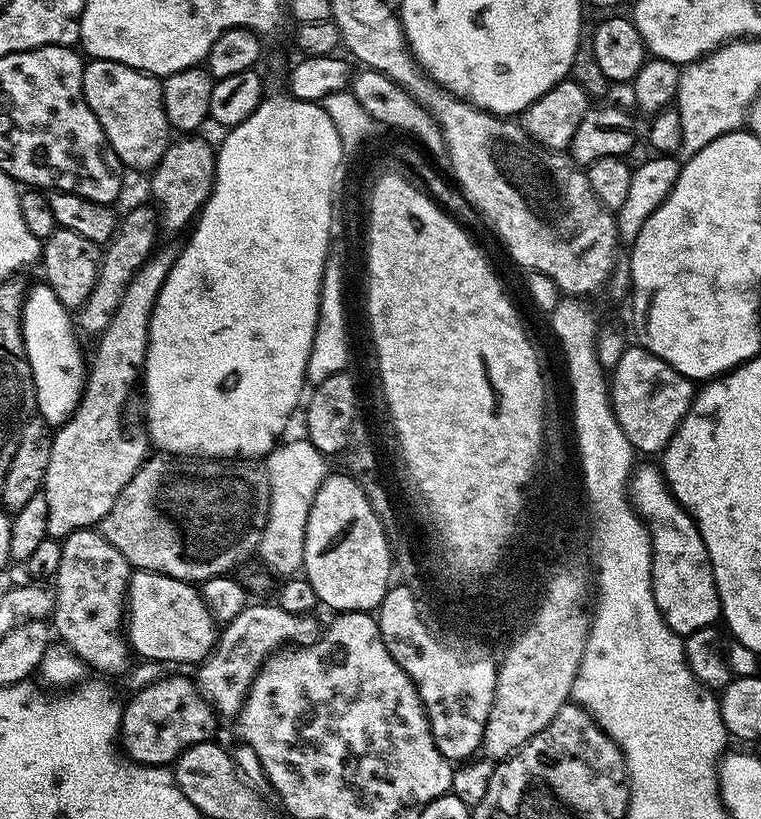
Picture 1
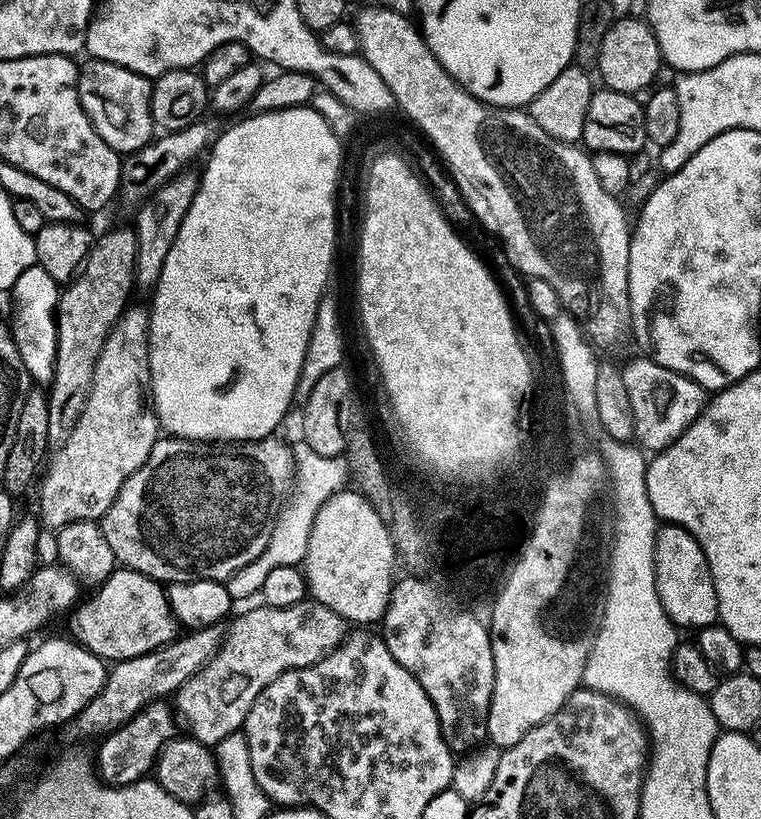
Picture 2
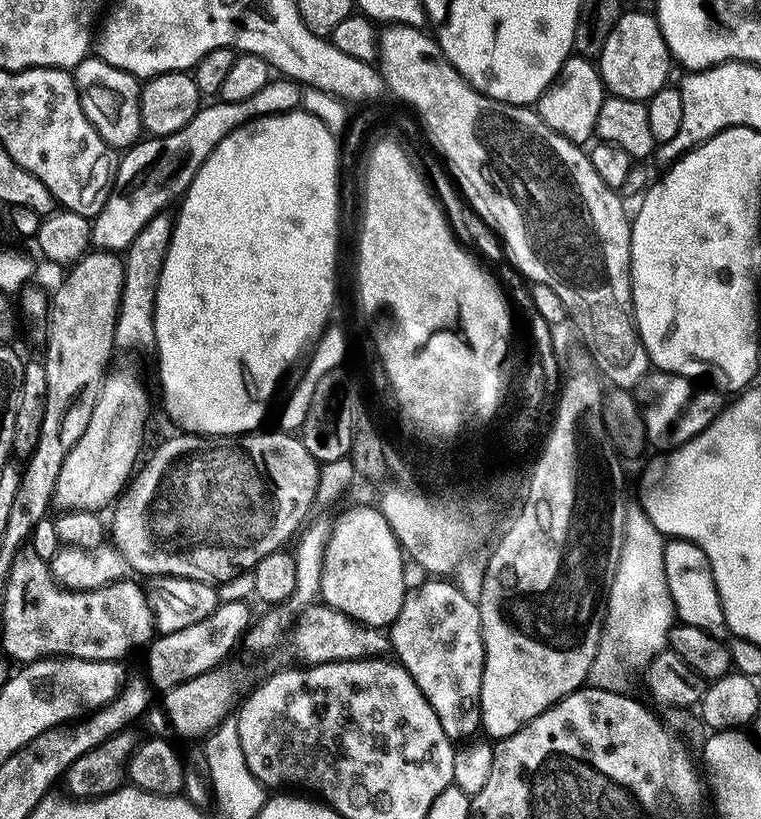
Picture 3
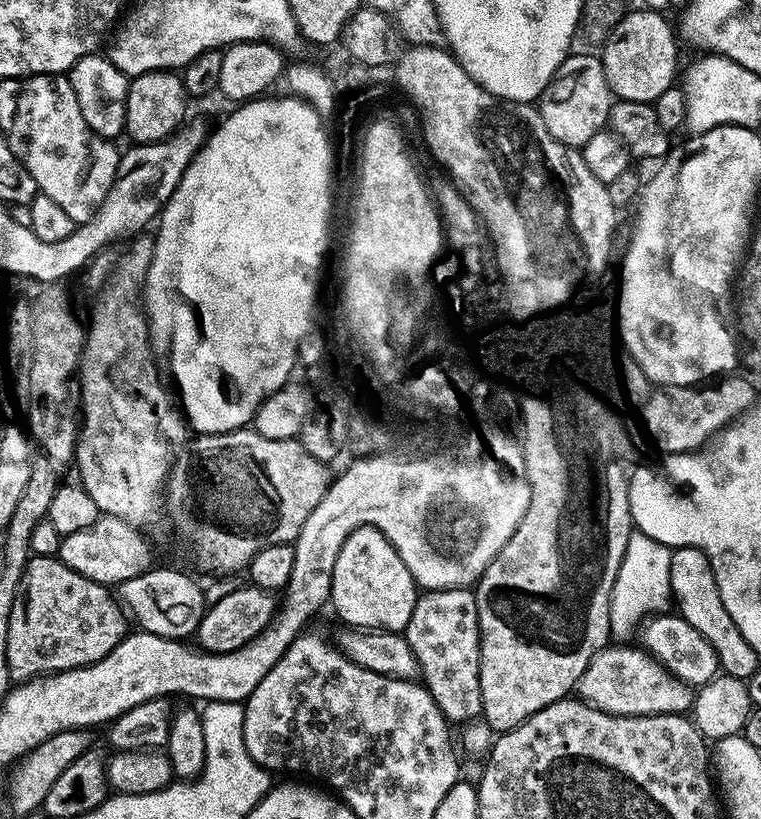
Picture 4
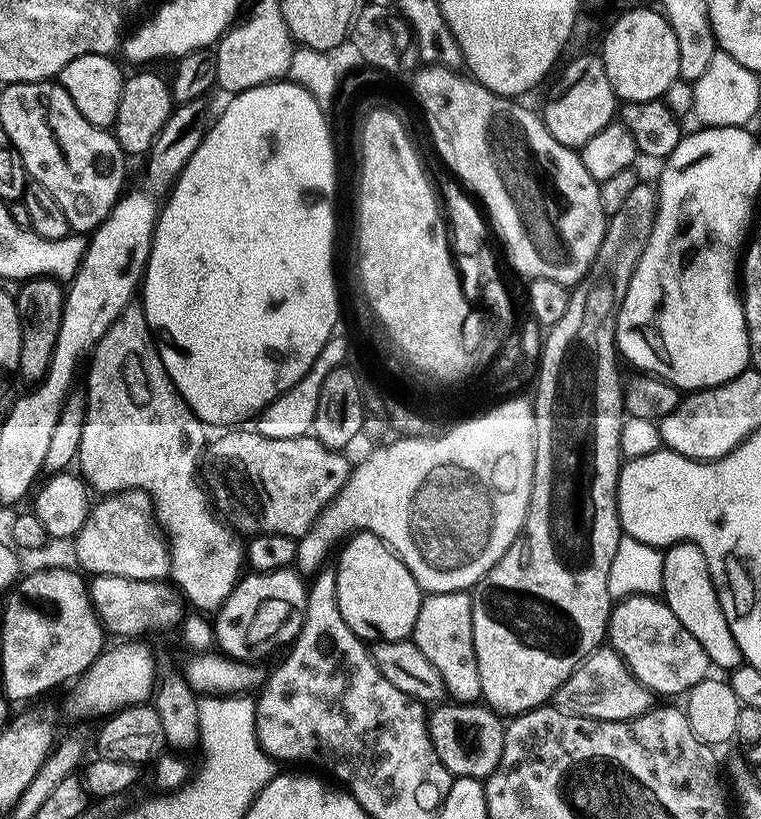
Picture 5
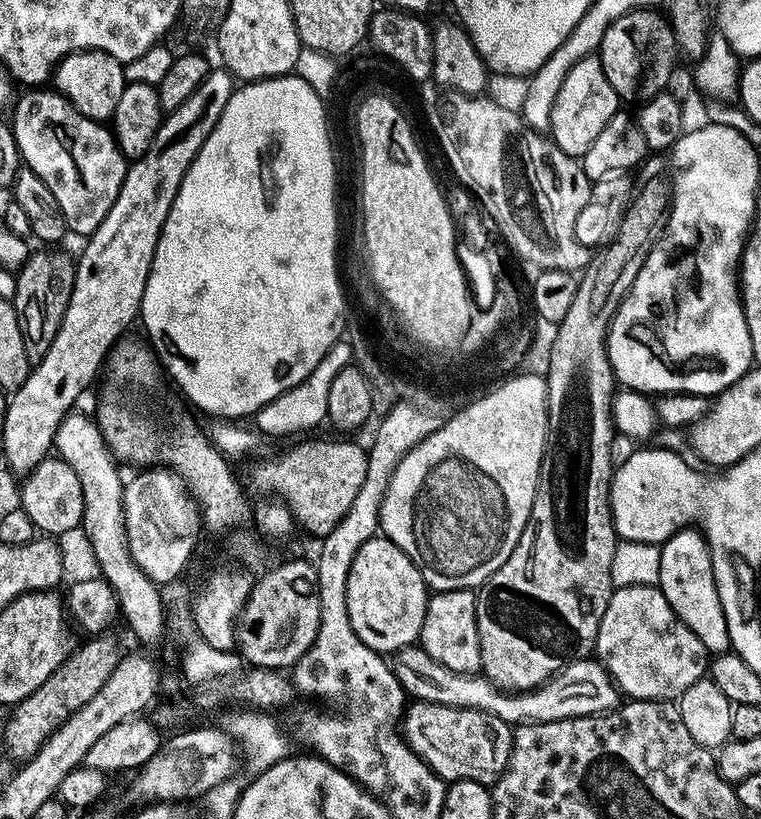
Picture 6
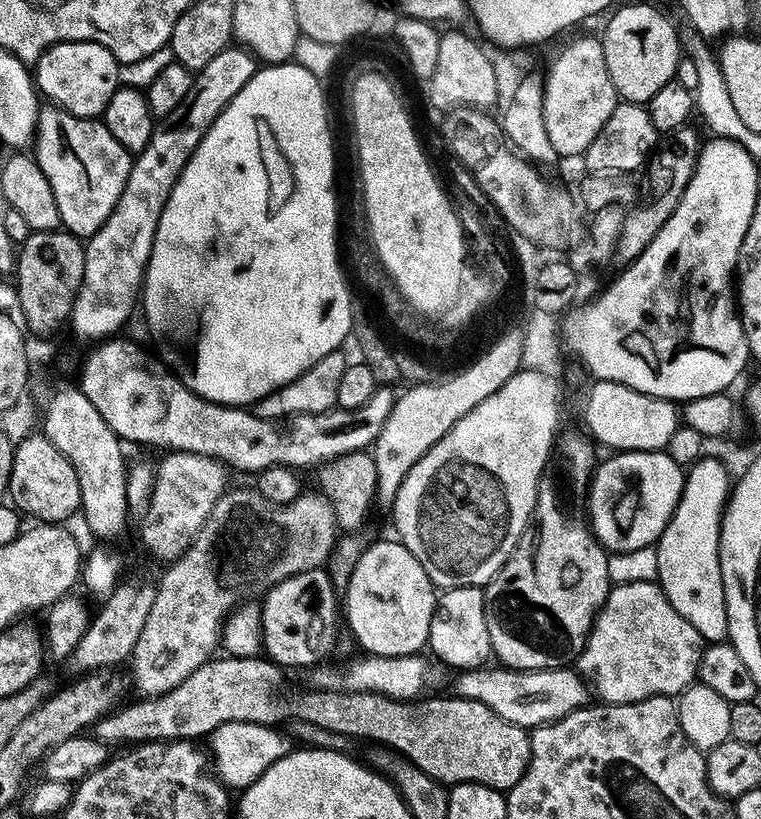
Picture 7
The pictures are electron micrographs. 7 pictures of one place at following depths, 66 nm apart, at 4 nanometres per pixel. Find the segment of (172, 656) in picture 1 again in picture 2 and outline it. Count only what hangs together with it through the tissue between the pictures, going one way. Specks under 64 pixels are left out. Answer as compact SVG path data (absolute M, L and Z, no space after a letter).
M117 570L112 579L99 589L99 592L100 594L94 600L84 606L82 604L75 613L77 616L72 620L73 633L71 632L71 635L101 660L119 662L142 658L146 654L157 652L160 648L172 644L181 635L182 625L172 612L165 585L157 580L151 580L137 572Z

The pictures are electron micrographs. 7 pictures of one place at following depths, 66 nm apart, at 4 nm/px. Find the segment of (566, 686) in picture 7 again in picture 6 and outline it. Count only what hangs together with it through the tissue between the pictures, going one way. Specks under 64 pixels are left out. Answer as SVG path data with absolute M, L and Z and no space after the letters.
M419 646L404 648L395 653L392 665L399 684L413 701L458 709L476 709L479 712L488 712L494 718L502 718L502 722L513 726L600 716L615 711L622 700L612 676L603 664L592 658L571 664L554 679L532 692L521 693L506 693L482 674L454 674L452 670L446 670L440 663L435 662L434 658L430 658Z

